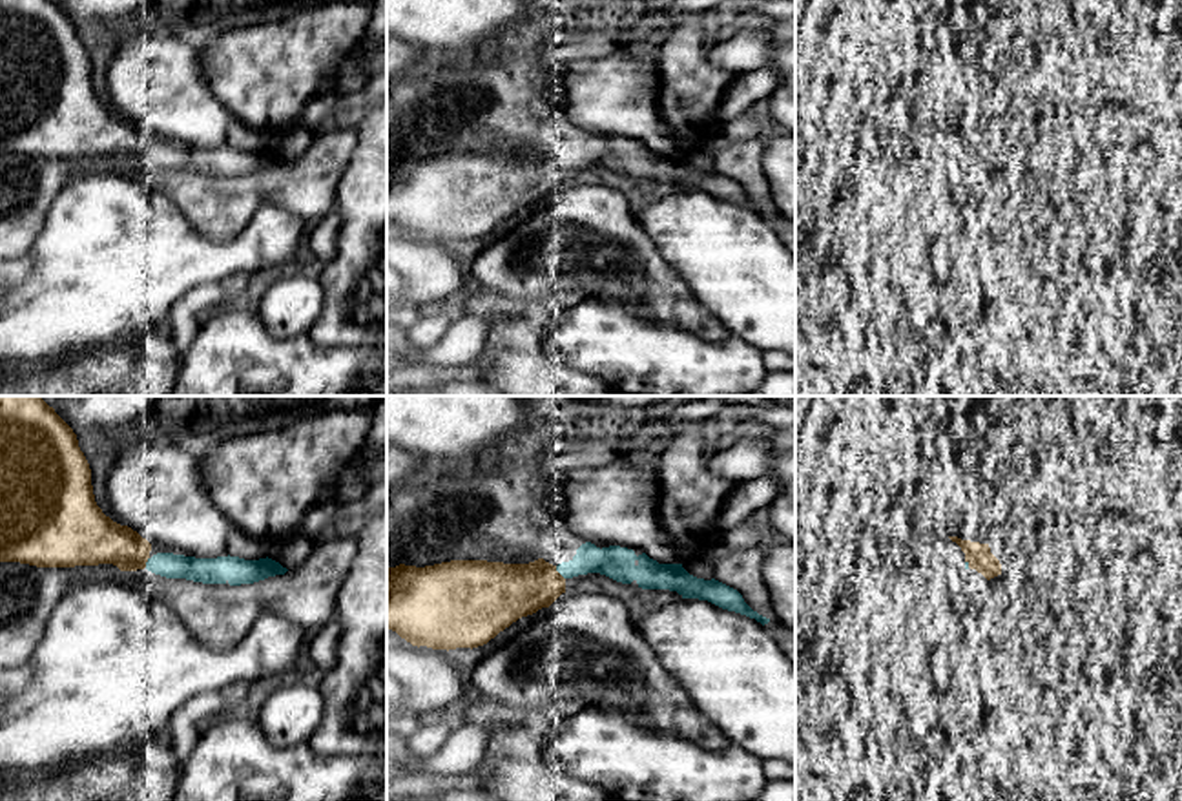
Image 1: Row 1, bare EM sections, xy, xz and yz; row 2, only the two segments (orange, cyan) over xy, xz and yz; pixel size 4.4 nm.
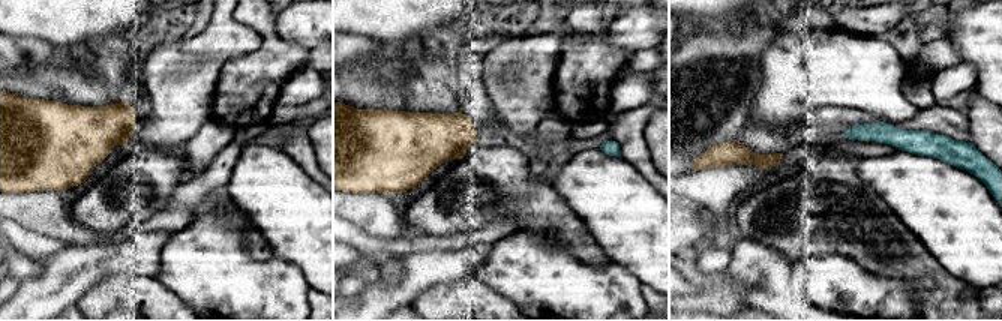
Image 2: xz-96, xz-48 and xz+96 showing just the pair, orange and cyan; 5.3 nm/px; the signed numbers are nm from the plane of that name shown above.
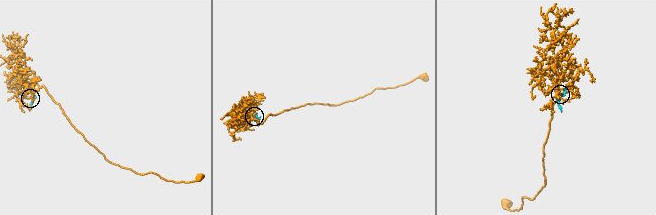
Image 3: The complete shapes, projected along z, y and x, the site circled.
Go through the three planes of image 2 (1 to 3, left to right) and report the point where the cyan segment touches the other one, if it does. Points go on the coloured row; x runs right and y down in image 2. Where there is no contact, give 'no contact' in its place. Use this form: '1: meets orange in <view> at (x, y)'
1: no contact
2: no contact
3: no contact

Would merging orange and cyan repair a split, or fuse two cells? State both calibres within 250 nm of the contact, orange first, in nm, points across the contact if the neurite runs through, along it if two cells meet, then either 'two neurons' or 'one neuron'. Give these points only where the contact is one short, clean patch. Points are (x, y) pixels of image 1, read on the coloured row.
260/140 nm | one neuron

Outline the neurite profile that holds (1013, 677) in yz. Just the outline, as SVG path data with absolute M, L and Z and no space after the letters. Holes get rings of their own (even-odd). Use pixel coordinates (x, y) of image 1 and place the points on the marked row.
M1021 639L992 659L989 682L989 706L992 712L1005 715L1023 697L1036 692L1036 673L1040 655L1029 639Z

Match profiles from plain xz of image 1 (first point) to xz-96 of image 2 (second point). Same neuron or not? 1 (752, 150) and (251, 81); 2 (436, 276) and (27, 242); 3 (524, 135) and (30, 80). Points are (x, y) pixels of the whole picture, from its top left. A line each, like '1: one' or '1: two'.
1: two
2: two
3: one

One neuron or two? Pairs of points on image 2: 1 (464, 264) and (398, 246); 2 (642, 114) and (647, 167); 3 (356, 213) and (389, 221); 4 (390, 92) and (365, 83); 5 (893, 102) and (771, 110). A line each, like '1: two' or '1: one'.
1: two
2: one
3: one
4: one
5: one

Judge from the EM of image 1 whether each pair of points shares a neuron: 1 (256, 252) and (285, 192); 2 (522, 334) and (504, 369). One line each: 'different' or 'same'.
1: different
2: different

